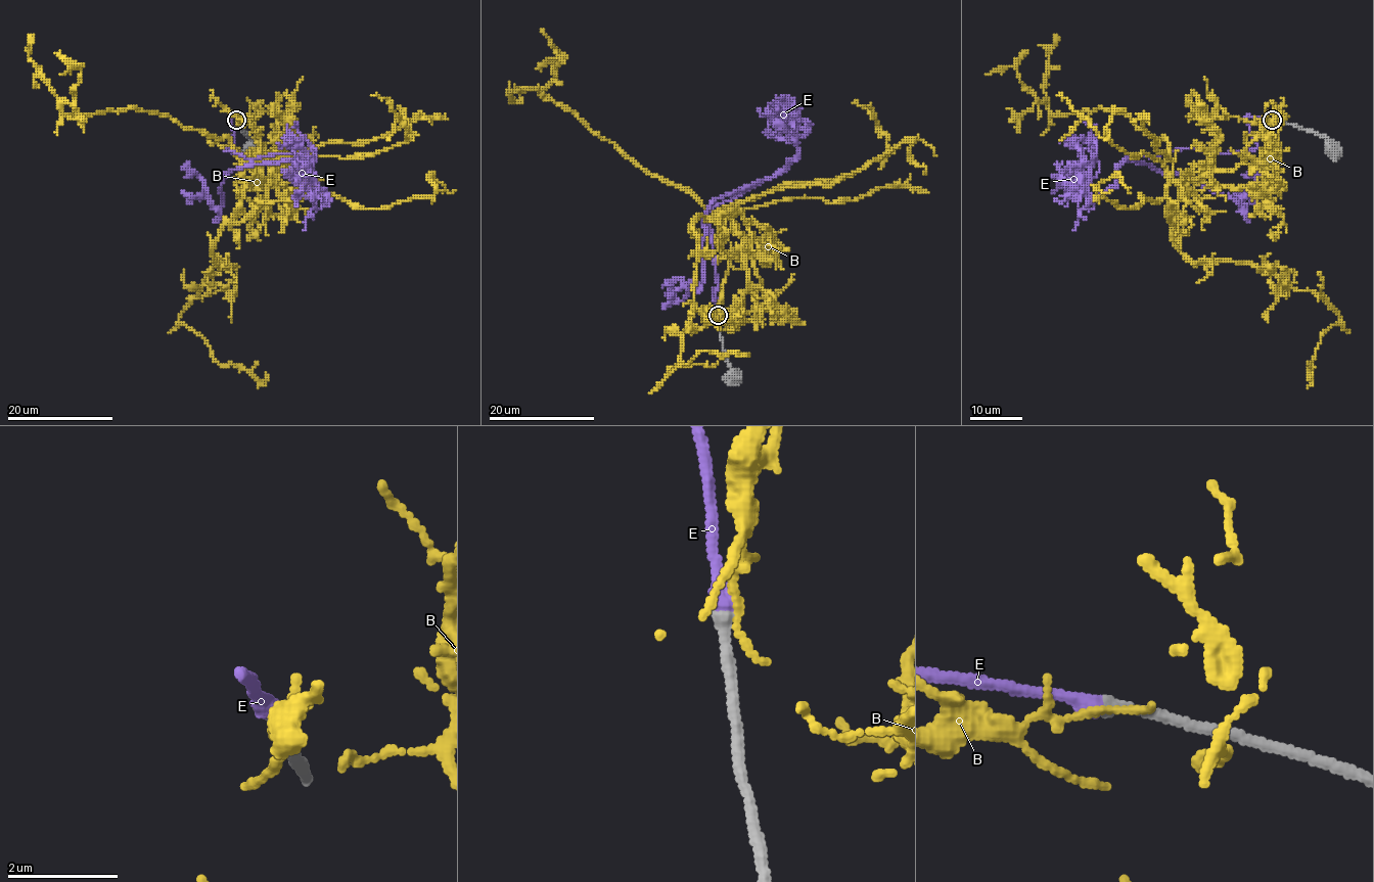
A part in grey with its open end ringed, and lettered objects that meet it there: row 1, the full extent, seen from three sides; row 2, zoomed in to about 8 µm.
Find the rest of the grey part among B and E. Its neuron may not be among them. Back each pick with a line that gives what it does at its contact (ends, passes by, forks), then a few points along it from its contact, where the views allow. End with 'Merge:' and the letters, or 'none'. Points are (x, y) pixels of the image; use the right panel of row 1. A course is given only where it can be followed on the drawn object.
E: it ends there; it runs (1272, 120), (1245, 117), (1256, 143), (1249, 150), (1130, 156), (1189, 174), (1242, 206), (1266, 167)
Merge: E

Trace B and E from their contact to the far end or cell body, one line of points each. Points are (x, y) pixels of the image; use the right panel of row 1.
B: (1272, 120), (1212, 119), (1208, 169), (1173, 180), (1166, 207), (1188, 258), (1263, 266), (1338, 315), (1312, 373)
E: (1272, 120), (1245, 117), (1256, 143), (1249, 150), (1130, 156), (1189, 174), (1242, 206), (1266, 167)

